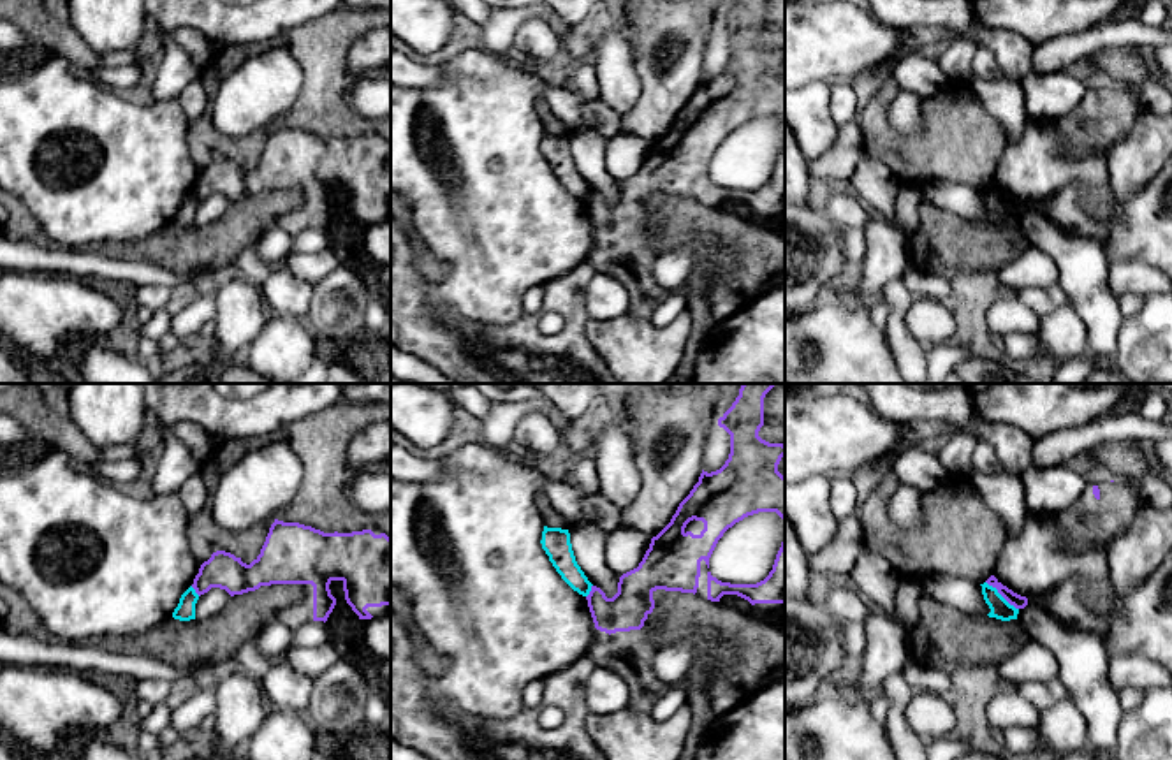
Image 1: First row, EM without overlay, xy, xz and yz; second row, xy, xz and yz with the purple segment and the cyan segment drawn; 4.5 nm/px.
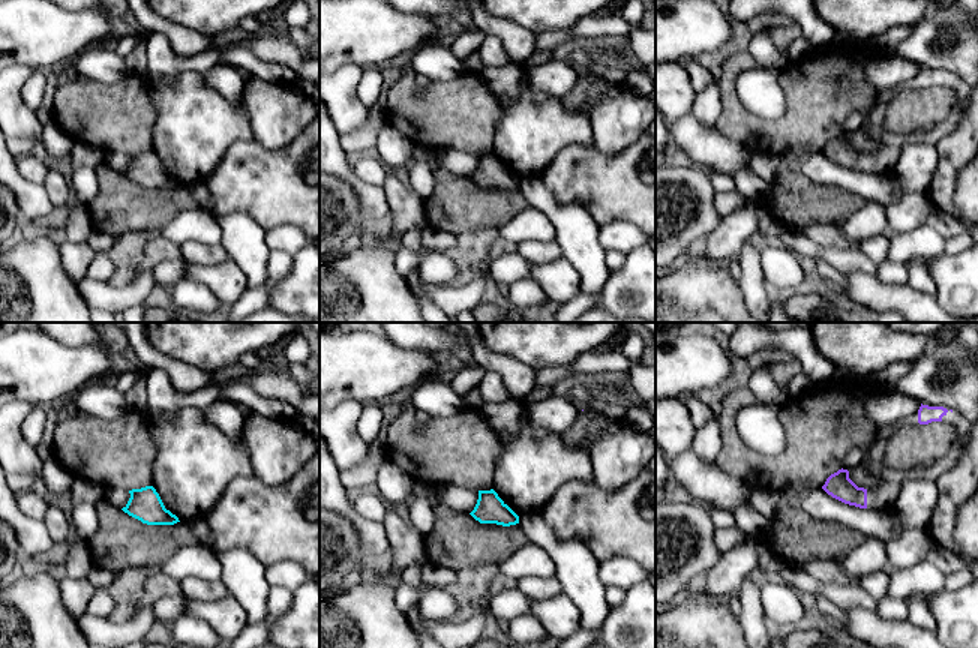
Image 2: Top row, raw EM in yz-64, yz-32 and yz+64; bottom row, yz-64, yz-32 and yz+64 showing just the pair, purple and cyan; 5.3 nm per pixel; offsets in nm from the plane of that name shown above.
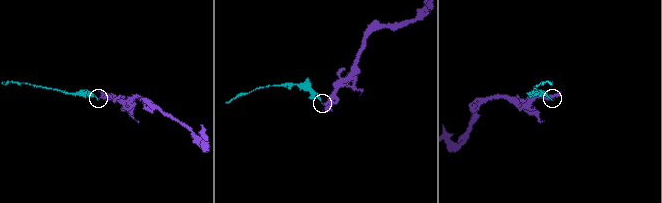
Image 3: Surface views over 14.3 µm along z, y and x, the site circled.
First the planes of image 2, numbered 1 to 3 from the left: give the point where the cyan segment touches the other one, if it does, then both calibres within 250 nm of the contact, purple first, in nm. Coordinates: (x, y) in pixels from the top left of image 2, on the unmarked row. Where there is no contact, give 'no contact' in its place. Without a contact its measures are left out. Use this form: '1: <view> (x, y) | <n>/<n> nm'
1: no contact
2: no contact
3: no contact

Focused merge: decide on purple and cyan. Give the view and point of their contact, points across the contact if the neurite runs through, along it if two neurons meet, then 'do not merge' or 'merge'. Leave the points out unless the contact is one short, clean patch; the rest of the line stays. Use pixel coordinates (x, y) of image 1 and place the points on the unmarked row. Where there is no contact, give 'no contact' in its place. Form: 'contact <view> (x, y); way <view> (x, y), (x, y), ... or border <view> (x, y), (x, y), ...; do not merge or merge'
contact yz (1002, 201); border yz (986, 187), (1018, 215); do not merge

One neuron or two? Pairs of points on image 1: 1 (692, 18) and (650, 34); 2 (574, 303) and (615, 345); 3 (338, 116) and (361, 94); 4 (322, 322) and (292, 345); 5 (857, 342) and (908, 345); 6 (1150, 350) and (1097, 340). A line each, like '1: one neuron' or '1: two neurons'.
1: one neuron
2: two neurons
3: two neurons
4: two neurons
5: two neurons
6: two neurons

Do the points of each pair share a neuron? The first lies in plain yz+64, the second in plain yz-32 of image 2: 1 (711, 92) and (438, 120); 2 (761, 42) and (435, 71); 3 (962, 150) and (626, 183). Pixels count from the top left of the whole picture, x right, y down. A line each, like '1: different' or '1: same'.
1: different
2: same
3: different

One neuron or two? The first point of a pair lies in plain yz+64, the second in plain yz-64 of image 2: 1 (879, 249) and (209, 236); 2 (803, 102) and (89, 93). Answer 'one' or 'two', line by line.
1: two
2: one

